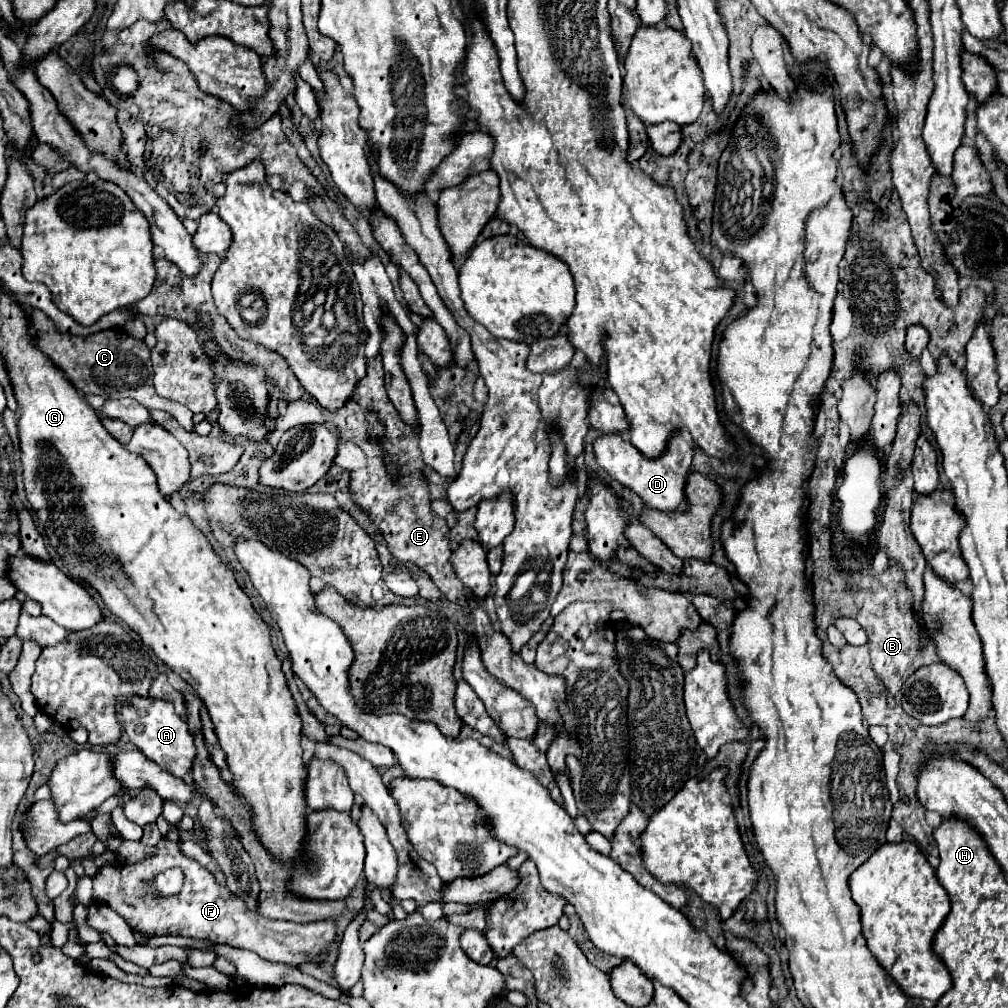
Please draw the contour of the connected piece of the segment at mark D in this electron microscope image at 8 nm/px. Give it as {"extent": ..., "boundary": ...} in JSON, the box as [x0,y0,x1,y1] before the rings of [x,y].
{"extent":[594,433,692,511],"boundary":[[[602,433],[594,441],[594,453],[596,453],[598,465],[614,481],[632,489],[652,509],[660,509],[660,511],[686,509],[684,483],[686,483],[686,475],[688,475],[690,463],[692,463],[692,447],[684,441],[684,437],[680,433],[674,433],[668,439],[668,445],[666,445],[664,453],[654,457],[654,459],[642,455],[632,443],[624,441],[622,435],[606,435],[606,433]]]}

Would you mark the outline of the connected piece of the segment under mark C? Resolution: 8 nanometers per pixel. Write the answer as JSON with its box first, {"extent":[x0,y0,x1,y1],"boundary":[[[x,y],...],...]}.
{"extent":[34,311,194,431],"boundary":[[[34,311],[34,329],[38,331],[38,349],[48,355],[56,367],[70,379],[70,383],[82,393],[94,393],[102,395],[106,399],[120,399],[120,397],[132,397],[146,409],[162,409],[170,413],[186,431],[194,431],[192,423],[192,411],[176,401],[168,401],[164,397],[158,397],[152,385],[152,363],[150,363],[150,349],[144,345],[144,341],[130,337],[124,329],[108,329],[102,333],[94,333],[88,337],[74,337],[60,333],[54,323],[42,313]]]}

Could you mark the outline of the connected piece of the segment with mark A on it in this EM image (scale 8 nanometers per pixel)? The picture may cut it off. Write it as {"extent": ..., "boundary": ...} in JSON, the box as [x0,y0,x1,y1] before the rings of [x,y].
{"extent":[120,695,194,777],"boundary":[[[132,695],[124,699],[124,703],[120,705],[120,721],[128,739],[148,759],[154,759],[154,763],[158,763],[160,767],[166,767],[166,771],[174,771],[174,775],[178,777],[188,775],[192,767],[192,759],[194,759],[194,743],[192,743],[192,735],[188,731],[186,721],[182,721],[176,715],[174,705],[170,701]]]}

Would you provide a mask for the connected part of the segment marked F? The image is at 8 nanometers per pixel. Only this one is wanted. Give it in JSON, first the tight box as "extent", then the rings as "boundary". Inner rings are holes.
{"extent":[94,839,336,965],"boundary":[[[162,839],[158,843],[160,853],[156,857],[144,859],[136,865],[112,865],[100,869],[94,875],[94,897],[100,903],[110,905],[132,929],[138,929],[148,935],[182,935],[182,937],[196,937],[196,939],[210,939],[212,943],[226,943],[232,947],[242,947],[256,951],[262,959],[268,961],[282,961],[294,965],[294,953],[298,959],[302,955],[310,955],[314,963],[320,951],[328,949],[336,937],[336,923],[332,919],[318,921],[318,923],[294,923],[294,921],[274,921],[266,919],[246,907],[238,895],[228,891],[224,885],[218,885],[214,875],[200,867],[196,861],[184,857],[180,853],[180,843],[170,843]],[[168,867],[180,867],[184,871],[184,887],[178,895],[170,899],[142,899],[138,895],[138,887],[142,887],[142,879],[152,879],[158,871]]]}

